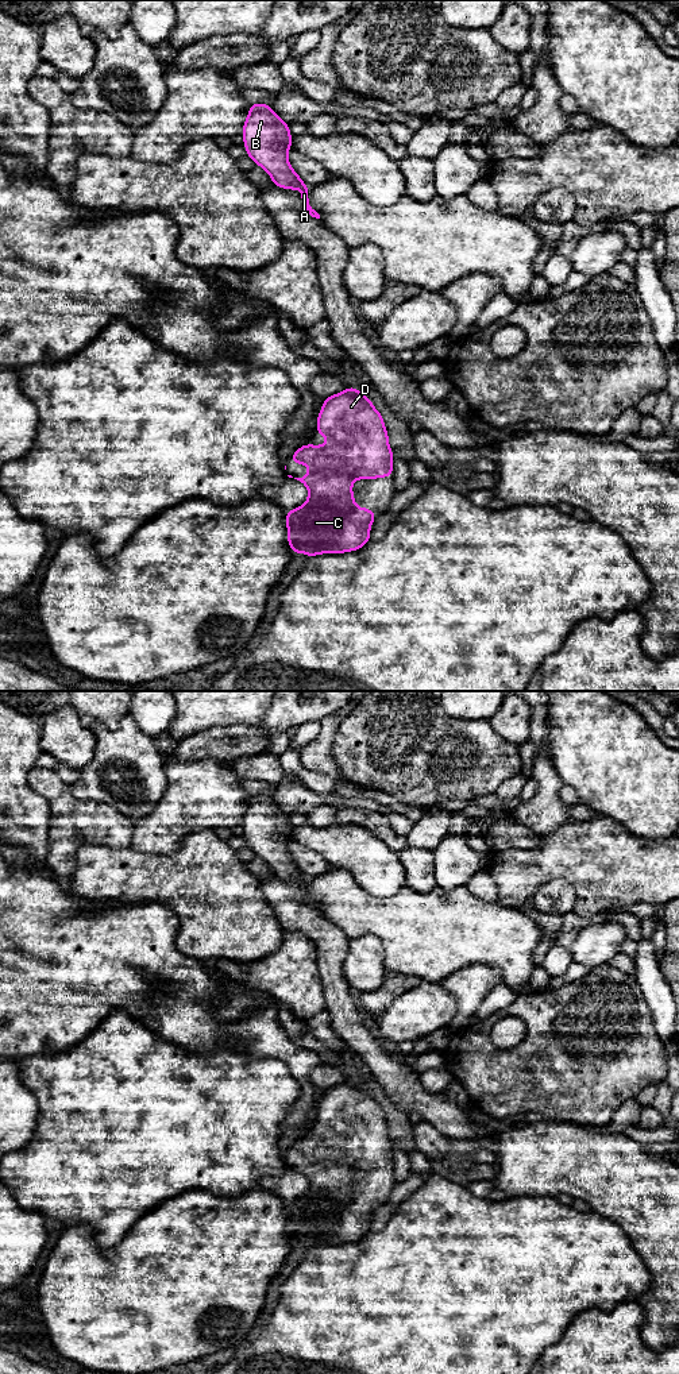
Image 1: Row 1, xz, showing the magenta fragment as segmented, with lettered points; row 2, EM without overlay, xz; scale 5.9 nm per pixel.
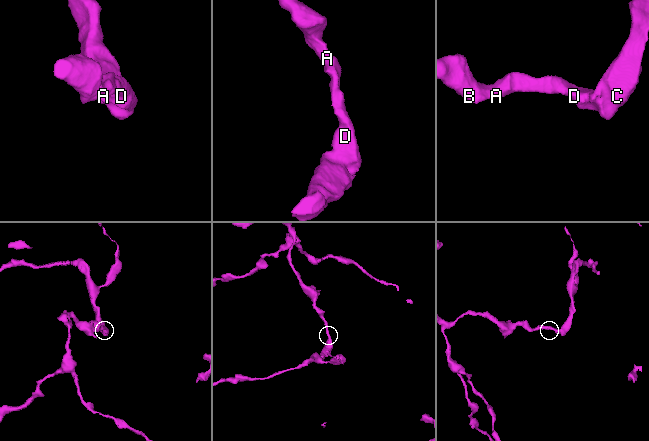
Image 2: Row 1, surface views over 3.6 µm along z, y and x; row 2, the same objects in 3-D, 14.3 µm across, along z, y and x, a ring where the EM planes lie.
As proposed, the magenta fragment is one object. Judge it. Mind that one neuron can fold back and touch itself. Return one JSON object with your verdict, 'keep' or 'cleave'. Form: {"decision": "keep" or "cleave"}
{"decision": "keep"}

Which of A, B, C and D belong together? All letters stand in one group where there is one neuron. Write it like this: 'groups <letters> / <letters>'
groups A B C D

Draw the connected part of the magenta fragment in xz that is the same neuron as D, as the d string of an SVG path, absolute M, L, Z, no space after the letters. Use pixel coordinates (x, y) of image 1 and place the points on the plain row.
M347 1078L325 1089L317 1108L316 1123L327 1128L327 1135L308 1134L290 1149L294 1155L302 1154L310 1159L302 1169L294 1169L308 1178L306 1193L285 1204L290 1240L293 1244L302 1243L309 1248L358 1242L370 1232L370 1219L377 1205L370 1200L355 1197L352 1172L393 1167L389 1124L373 1092L356 1078Z

